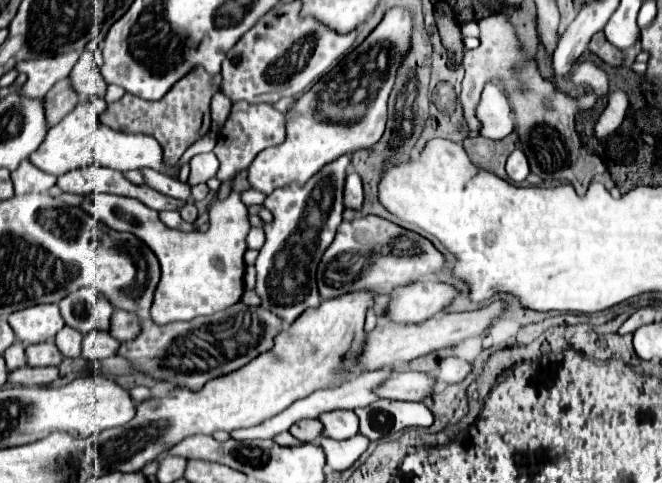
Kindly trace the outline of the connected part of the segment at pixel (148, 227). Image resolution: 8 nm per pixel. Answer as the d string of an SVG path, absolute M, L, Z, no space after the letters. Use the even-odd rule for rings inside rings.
M92 192L86 194L80 208L90 212L94 218L102 220L114 230L122 232L134 232L140 240L148 244L148 248L154 250L154 254L160 260L162 268L162 278L158 282L158 288L154 292L154 302L152 302L152 320L158 324L168 324L176 320L188 320L204 314L214 314L216 310L224 310L232 306L234 302L240 302L242 292L244 292L244 252L246 252L246 234L250 230L248 222L248 208L240 200L240 192L232 192L226 200L216 200L210 208L210 228L206 232L182 232L168 228L160 222L158 212L148 208L146 204L138 202L136 198L126 198L118 194L104 194L104 192Z

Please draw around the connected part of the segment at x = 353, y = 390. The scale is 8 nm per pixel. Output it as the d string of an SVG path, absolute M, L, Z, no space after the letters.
M380 368L380 370L364 370L360 372L356 378L344 382L342 386L336 386L336 388L328 388L328 390L316 390L312 392L312 396L306 396L306 398L300 398L298 402L292 402L286 410L282 410L280 414L264 420L262 424L254 426L254 428L238 428L238 430L232 430L230 436L236 438L236 440L252 440L252 438L274 438L276 434L288 430L292 426L292 422L300 420L300 418L318 418L322 412L328 412L328 410L354 410L354 408L360 408L360 406L368 406L372 404L374 400L378 400L380 396L376 394L376 388L384 384L384 380L388 380L388 376L392 376L394 370L392 368Z

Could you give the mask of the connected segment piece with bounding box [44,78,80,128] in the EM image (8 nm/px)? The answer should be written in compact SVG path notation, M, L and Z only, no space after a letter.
M70 78L56 82L44 96L44 110L46 110L48 126L52 128L56 122L60 122L78 104L78 100L80 100L78 94L70 86Z

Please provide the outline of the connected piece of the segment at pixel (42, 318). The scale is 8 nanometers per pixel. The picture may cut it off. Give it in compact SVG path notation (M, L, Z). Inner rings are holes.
M36 304L12 312L8 316L8 324L12 326L16 338L24 344L38 344L52 340L56 330L64 326L64 320L60 318L58 304Z

